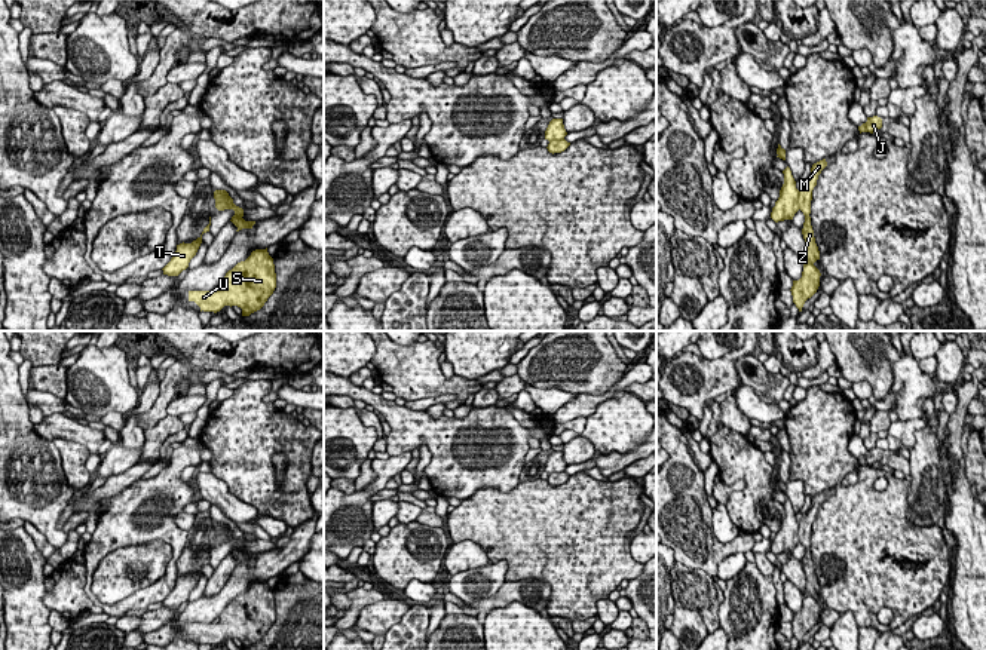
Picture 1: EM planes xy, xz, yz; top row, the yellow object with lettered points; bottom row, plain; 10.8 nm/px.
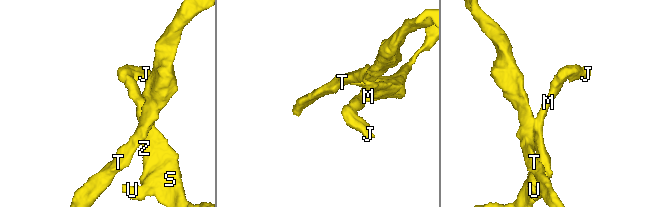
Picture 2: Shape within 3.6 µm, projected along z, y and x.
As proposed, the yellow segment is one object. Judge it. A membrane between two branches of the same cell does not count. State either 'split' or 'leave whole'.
split

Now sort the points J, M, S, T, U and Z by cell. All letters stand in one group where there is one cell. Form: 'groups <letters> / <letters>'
groups J M S U Z / T

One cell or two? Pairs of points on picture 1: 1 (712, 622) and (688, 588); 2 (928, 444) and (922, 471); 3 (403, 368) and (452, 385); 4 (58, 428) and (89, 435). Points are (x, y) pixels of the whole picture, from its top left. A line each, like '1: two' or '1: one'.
1: one
2: one
3: one
4: one

